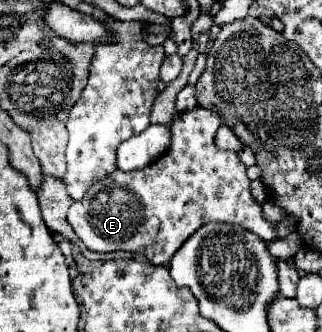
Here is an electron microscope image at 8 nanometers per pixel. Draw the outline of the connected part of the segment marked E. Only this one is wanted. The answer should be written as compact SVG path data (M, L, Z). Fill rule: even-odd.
M195 106L191 112L177 114L171 124L171 144L155 162L145 168L123 172L115 170L95 182L91 190L79 200L73 202L67 212L67 222L81 238L81 242L95 252L133 252L145 256L153 264L167 264L173 254L183 246L183 242L209 222L229 222L239 224L255 232L265 242L279 240L275 224L263 216L261 204L251 194L251 180L247 178L247 166L239 160L237 152L219 150L215 146L215 134L221 126L221 116L213 110Z

